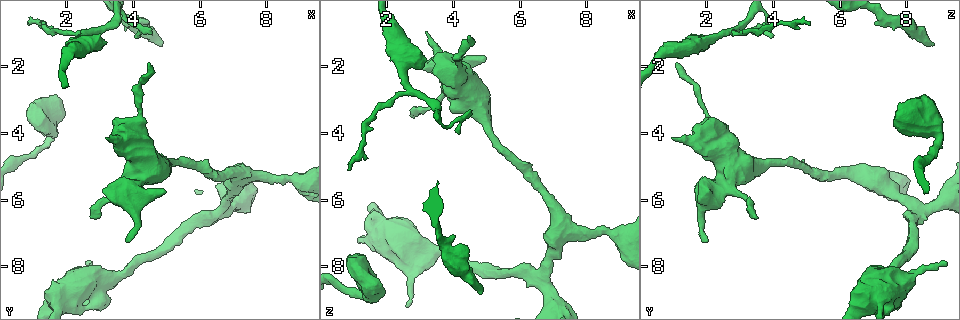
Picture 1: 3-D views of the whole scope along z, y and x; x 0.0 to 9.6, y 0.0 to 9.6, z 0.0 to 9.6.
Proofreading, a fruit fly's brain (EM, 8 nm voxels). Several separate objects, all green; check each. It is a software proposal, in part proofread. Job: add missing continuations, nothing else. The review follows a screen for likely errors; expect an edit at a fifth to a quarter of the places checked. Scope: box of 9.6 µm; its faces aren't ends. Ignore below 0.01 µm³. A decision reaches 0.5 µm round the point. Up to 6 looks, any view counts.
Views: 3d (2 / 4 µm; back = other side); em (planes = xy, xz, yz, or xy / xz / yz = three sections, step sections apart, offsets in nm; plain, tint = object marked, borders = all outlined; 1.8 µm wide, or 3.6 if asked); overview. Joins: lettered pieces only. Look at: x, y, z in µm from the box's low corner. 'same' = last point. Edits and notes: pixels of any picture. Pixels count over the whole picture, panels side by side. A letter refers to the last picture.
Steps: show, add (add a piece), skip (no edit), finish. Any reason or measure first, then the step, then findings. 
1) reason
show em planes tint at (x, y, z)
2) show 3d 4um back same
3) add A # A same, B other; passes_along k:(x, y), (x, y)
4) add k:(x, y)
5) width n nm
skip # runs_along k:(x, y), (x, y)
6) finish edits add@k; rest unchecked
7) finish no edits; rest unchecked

end of a long branch
show 3d 2um at (1.00, 0.65, 5.10)

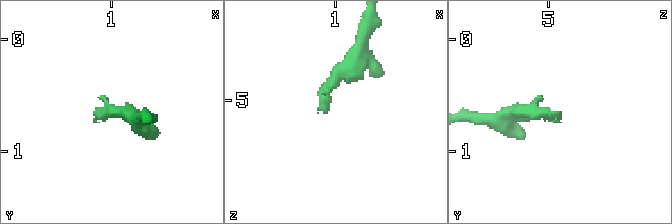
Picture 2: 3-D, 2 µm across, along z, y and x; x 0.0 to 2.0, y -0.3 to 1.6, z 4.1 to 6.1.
show em planes borders at (0.92, 0.68, 5.10)

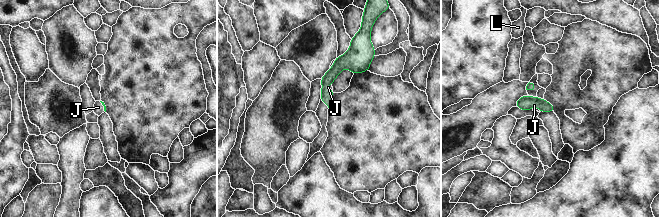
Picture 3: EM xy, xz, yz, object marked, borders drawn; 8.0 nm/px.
longest_contact J 110 nm
add J # J same, L other; the neuron continues

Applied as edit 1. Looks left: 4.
an open end
show em planes plain at (4.50, 1.10, 3.45)

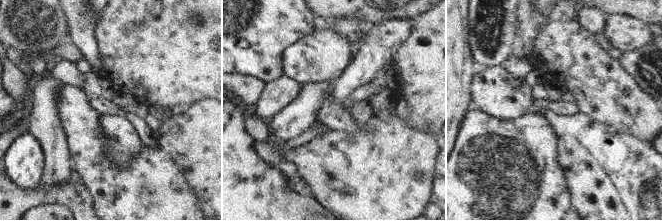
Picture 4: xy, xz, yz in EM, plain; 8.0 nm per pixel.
show em planes borders same

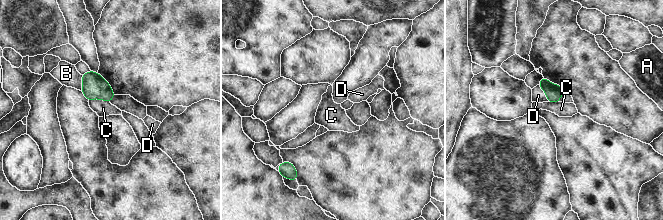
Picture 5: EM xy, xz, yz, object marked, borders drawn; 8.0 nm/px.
skip # A other, B other, C other, D other; border 5:(88, 100), (103, 99), (109, 102); none of them fits

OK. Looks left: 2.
show em planes plain at (4.85, 1.35, 8.80)

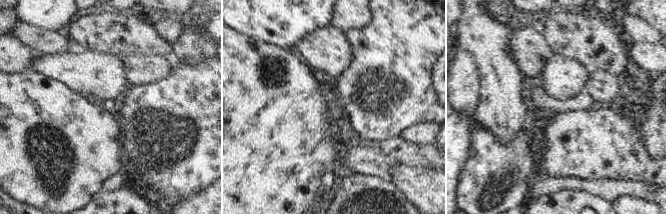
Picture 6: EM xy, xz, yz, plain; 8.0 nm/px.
see the neighbours
show em planes borders same

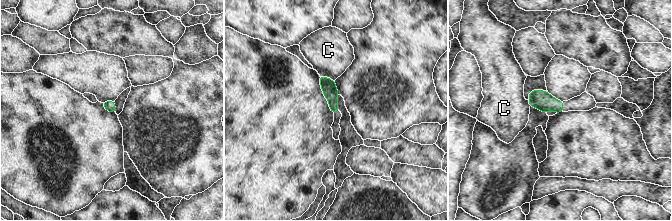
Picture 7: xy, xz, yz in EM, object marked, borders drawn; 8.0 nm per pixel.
skip # C other; border 7:(319, 74), (334, 81); none of them fits

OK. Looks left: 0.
finish edits add@3; rest unchecked

